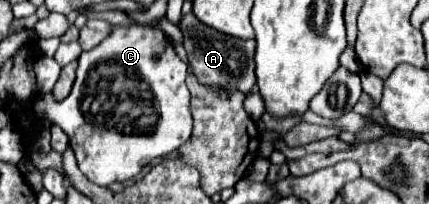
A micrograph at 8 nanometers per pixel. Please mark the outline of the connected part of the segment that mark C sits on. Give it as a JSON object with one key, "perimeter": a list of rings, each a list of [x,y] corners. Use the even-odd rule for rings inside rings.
{"perimeter":[[[133,18],[129,20],[129,26],[113,26],[109,36],[99,46],[79,56],[79,68],[73,90],[63,102],[57,102],[52,93],[39,94],[33,100],[33,114],[63,128],[75,150],[79,170],[97,186],[109,186],[135,178],[151,160],[175,152],[192,134],[190,92],[185,84],[187,64],[177,56],[169,36],[157,26],[159,20],[147,24],[141,24]],[[97,108],[131,108],[131,112],[125,112],[127,124],[123,126],[115,124],[113,120],[107,120],[107,112],[105,116],[99,116]]]}

